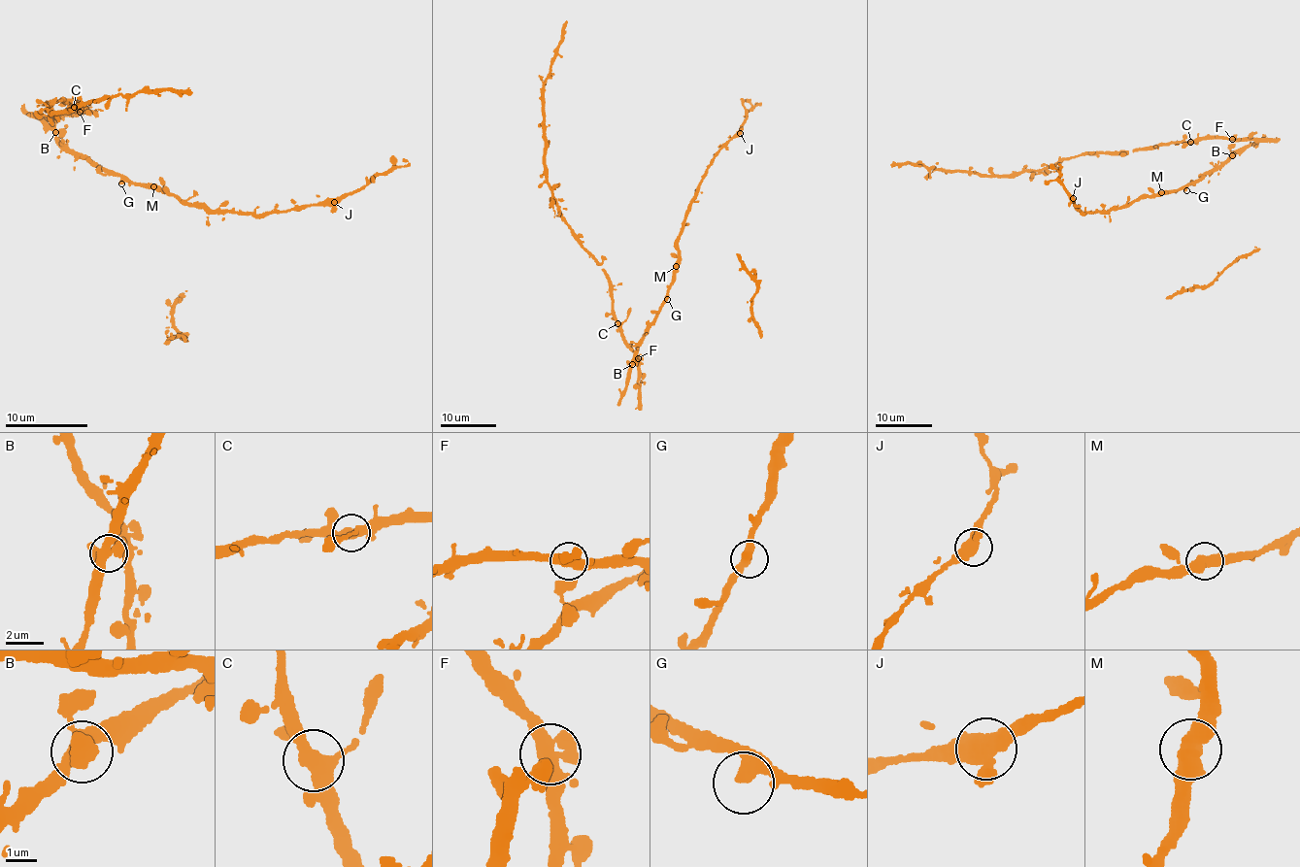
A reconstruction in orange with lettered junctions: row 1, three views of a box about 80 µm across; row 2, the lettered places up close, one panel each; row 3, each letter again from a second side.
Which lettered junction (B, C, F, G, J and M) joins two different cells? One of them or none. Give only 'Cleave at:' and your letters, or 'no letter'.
Cleave at: no letter

